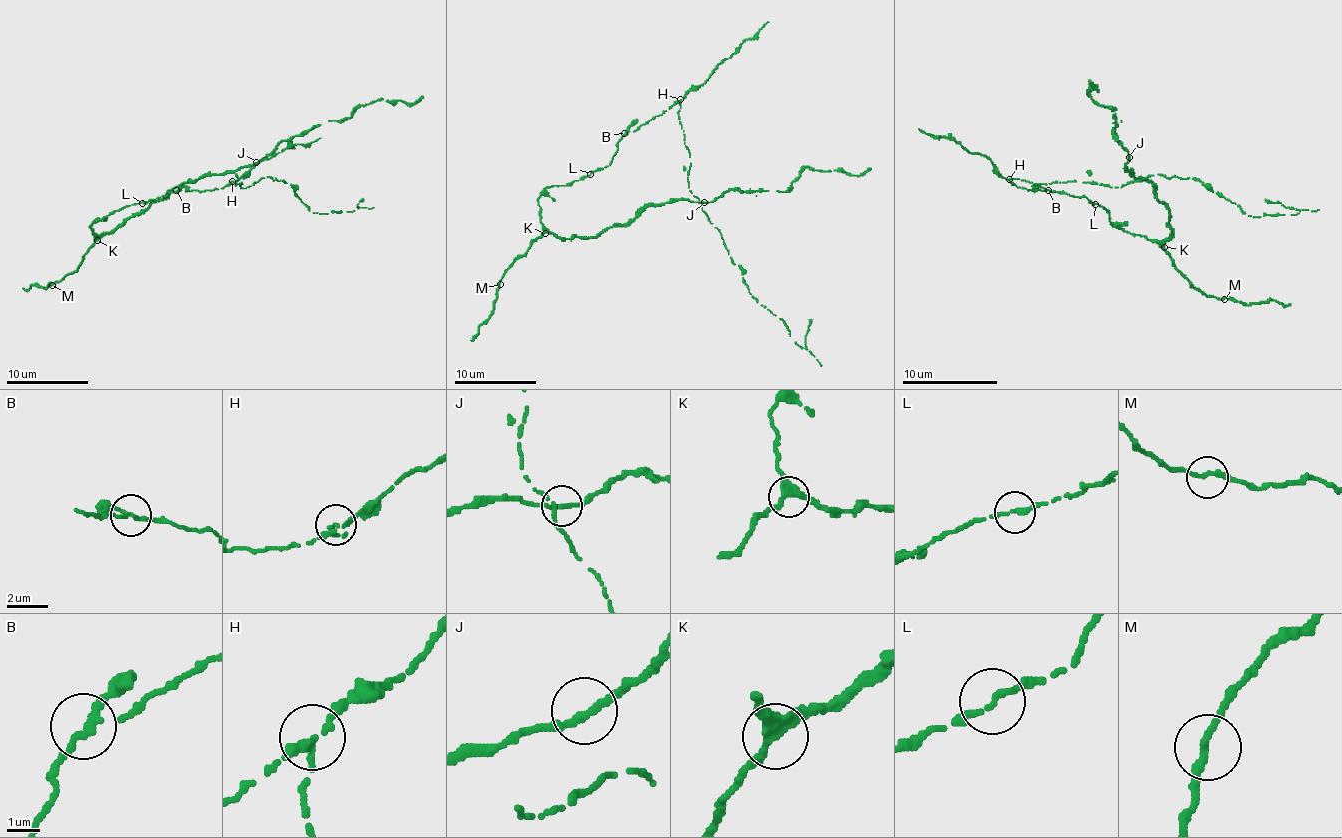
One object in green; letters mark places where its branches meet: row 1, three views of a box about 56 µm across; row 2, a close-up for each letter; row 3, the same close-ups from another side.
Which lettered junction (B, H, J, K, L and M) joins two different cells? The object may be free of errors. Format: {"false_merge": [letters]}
{"false_merge": ["H"]}

